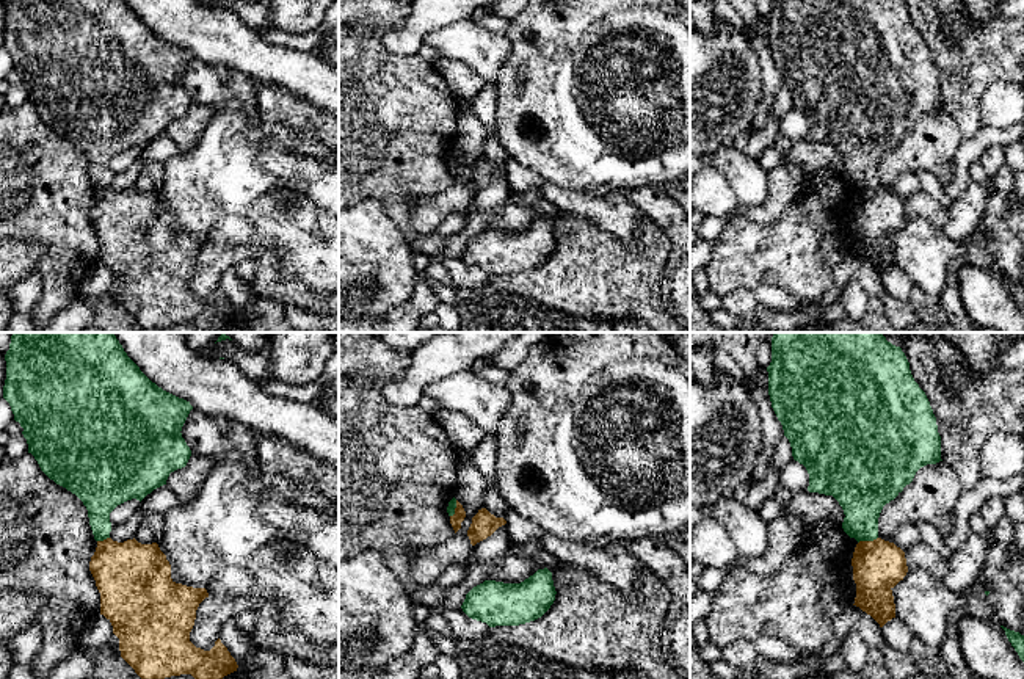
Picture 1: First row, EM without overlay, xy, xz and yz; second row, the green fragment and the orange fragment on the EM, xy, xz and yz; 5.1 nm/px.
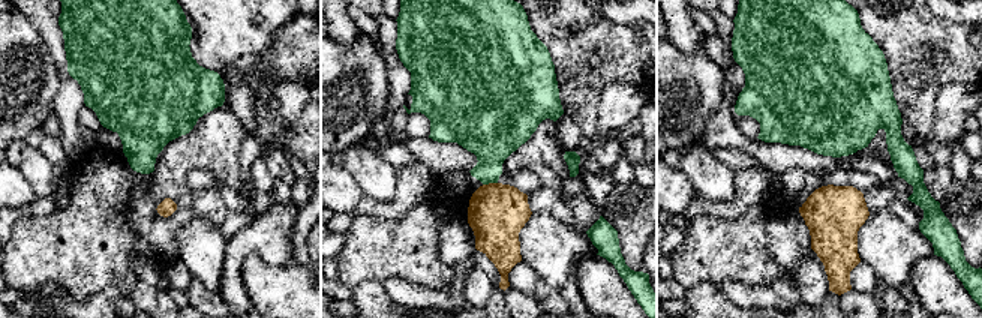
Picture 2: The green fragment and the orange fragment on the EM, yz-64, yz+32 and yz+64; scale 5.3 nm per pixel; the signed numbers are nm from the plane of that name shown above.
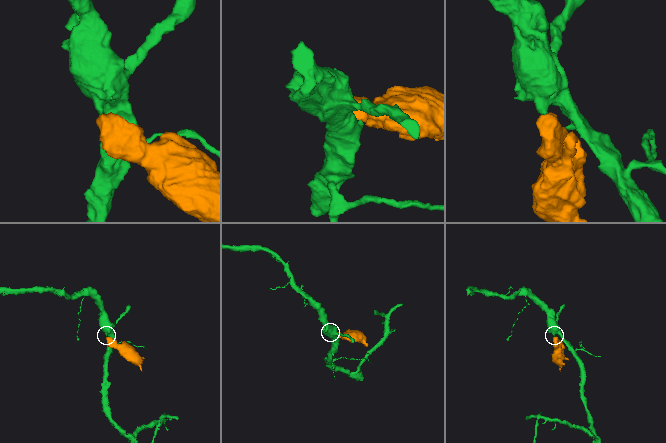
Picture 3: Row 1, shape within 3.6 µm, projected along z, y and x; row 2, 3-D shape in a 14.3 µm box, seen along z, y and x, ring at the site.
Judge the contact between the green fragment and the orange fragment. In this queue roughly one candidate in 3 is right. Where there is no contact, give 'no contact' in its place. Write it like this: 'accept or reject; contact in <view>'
reject; contact in yz

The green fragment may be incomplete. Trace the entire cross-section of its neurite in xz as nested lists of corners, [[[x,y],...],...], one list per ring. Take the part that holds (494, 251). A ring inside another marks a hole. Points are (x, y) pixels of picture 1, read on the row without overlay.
[[[544,216],[521,232],[485,229],[466,243],[461,257],[489,276],[519,274],[541,267],[555,243],[552,221]]]

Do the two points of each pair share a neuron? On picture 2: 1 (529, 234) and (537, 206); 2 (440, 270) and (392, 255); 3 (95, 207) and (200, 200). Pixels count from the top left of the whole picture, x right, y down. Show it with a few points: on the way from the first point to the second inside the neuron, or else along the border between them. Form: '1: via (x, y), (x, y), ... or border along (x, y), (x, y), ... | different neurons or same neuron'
1: border along (532, 213), (550, 212), (565, 222) | different neurons
2: via (428, 269), (413, 255), (404, 255) | same neuron
3: border along (189, 191), (194, 213) | different neurons

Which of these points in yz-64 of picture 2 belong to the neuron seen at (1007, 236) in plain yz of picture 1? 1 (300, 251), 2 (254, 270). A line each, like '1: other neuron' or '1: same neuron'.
1: other neuron
2: other neuron

